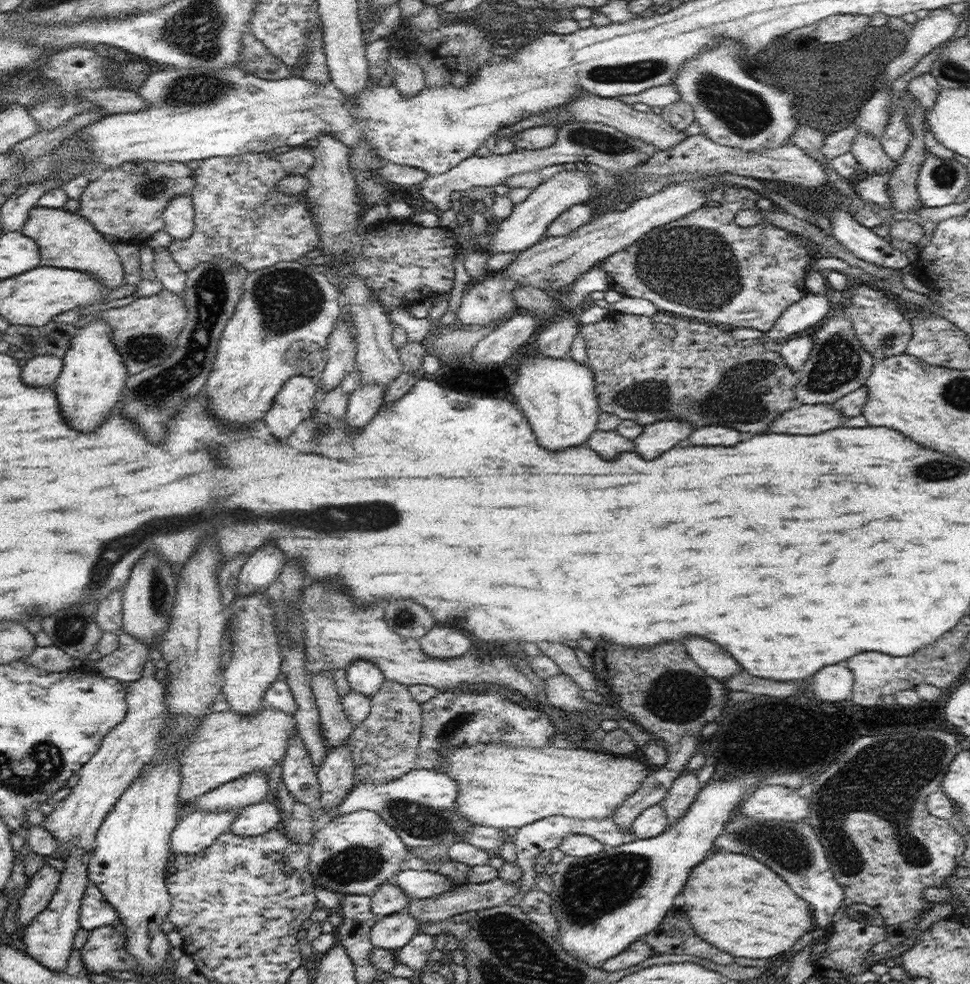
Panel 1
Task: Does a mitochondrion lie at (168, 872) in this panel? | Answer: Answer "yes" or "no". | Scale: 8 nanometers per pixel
no

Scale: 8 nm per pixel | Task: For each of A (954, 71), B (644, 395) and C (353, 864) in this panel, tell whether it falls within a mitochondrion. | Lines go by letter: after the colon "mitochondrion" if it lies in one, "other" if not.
A: mitochondrion
B: mitochondrion
C: mitochondrion

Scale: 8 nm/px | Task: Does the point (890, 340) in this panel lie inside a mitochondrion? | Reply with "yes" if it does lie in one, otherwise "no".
yes

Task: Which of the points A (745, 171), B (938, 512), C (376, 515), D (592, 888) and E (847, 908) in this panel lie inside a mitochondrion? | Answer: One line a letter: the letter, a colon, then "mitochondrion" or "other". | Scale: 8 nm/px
A: other
B: other
C: mitochondrion
D: mitochondrion
E: other

